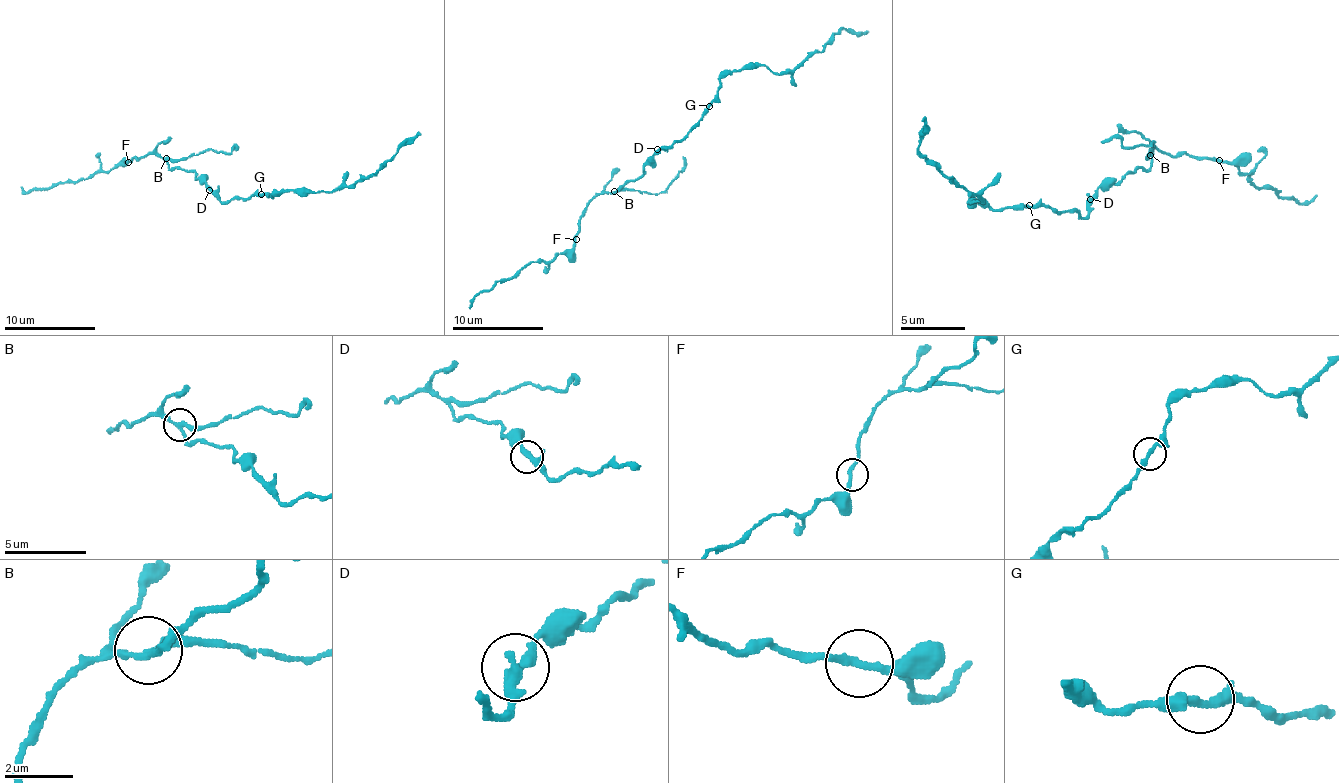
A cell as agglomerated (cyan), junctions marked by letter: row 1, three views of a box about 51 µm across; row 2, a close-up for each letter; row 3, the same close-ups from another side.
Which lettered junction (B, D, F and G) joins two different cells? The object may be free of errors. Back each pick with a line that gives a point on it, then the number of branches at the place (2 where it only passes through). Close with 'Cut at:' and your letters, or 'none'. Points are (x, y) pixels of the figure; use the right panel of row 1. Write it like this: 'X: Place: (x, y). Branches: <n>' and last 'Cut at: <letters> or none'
B: Place: (1150, 155). Branches: 3
Cut at: B

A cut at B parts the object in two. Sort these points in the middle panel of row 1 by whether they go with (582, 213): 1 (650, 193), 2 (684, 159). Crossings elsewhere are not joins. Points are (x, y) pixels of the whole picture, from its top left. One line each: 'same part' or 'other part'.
1: other part
2: other part

